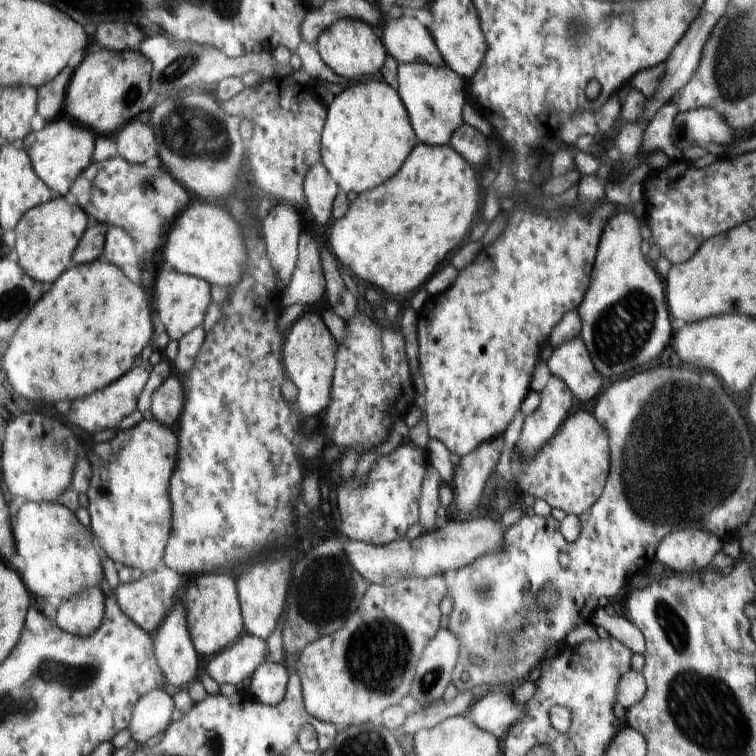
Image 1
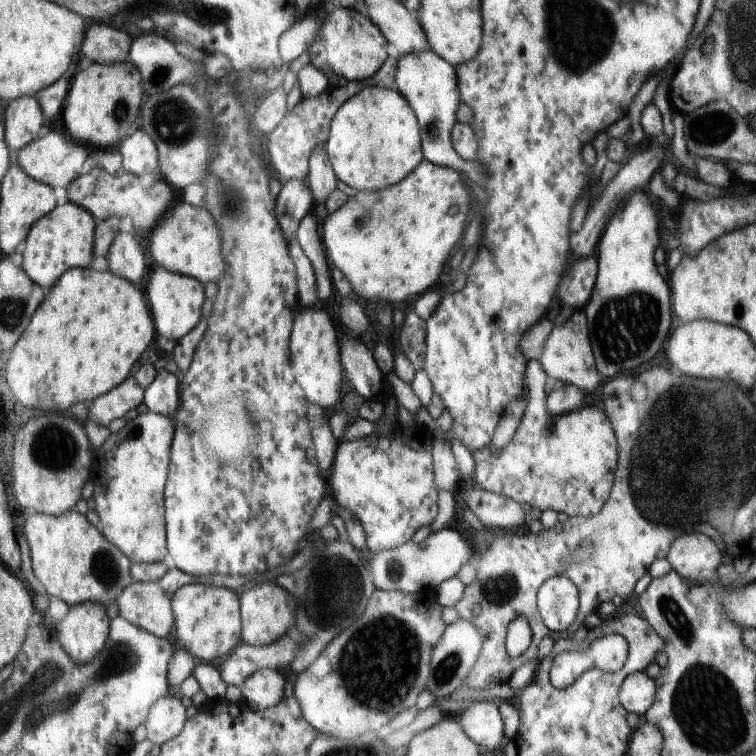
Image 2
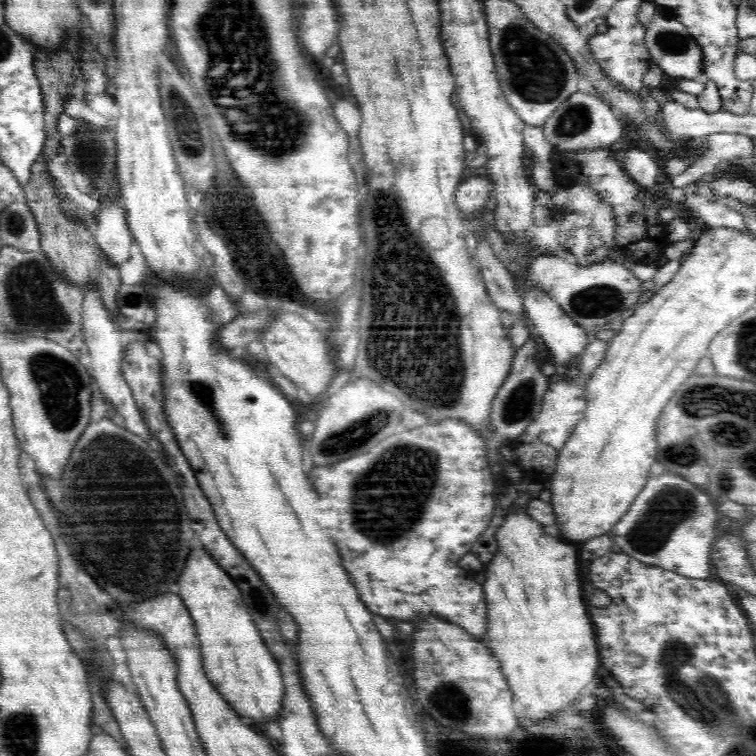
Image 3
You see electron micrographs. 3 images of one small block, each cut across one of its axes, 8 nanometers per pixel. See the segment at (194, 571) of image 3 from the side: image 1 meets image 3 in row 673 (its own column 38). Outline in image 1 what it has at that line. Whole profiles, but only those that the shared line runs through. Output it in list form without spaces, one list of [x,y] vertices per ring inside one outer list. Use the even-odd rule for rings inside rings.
[[[63,197],[31,208],[15,228],[14,248],[18,253],[17,263],[20,268],[23,268],[32,280],[52,284],[68,266],[71,266],[75,251],[87,232],[88,219],[78,204],[69,203]]]

